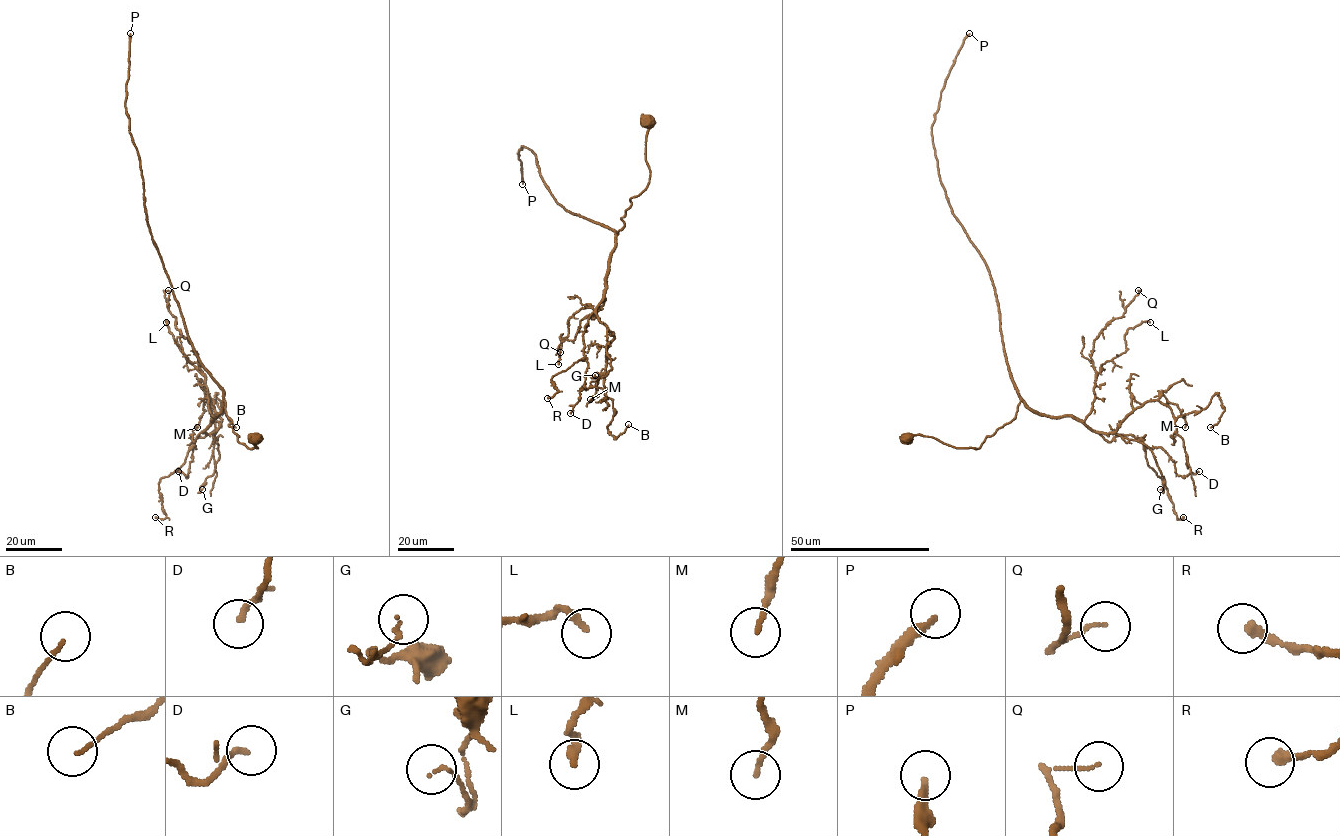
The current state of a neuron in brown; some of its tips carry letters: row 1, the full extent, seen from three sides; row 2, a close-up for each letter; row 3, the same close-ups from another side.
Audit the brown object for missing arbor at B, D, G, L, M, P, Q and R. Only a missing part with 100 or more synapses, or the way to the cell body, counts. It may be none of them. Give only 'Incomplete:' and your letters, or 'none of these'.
Incomplete: P

